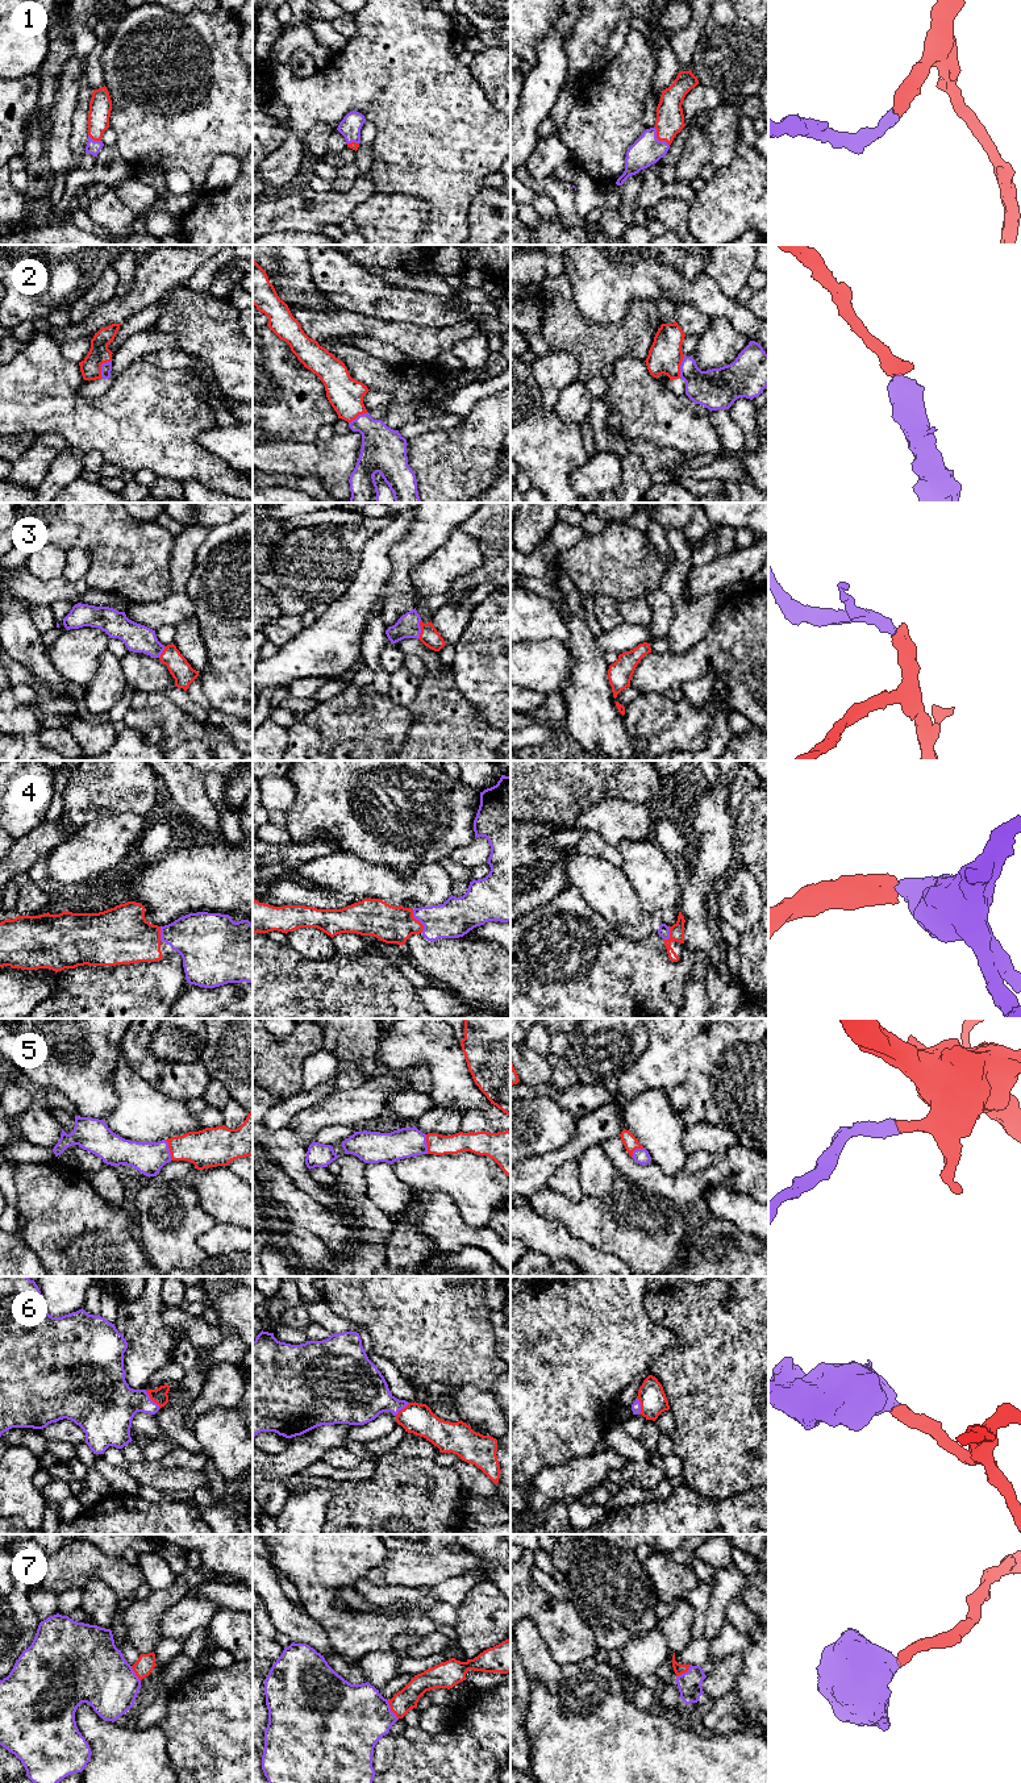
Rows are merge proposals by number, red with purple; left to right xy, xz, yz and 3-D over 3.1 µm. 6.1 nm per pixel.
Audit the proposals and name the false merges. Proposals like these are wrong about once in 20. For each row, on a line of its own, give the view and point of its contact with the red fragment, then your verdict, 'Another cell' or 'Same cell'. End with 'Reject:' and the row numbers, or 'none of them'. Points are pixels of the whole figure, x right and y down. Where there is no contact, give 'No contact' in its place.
1: Touches red at yz (658, 138). Same cell
2: Touches red at xy (100, 366). Same cell
3: Touches red at xz (421, 629). Same cell
4: Touches red at xz (419, 921). Same cell
5: Touches red at xy (170, 1150). Same cell
6: Touches red at xy (153, 1400). Same cell
7: Touches red at xz (391, 1709). Same cell
Reject: none of them

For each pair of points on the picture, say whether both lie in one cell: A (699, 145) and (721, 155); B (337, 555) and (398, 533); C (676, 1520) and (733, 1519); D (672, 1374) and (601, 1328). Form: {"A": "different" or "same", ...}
{"A": "different", "B": "different", "C": "same", "D": "different"}

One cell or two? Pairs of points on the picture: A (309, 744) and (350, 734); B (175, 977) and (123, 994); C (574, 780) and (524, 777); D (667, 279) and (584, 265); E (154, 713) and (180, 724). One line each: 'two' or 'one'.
A: one
B: one
C: one
D: one
E: one

